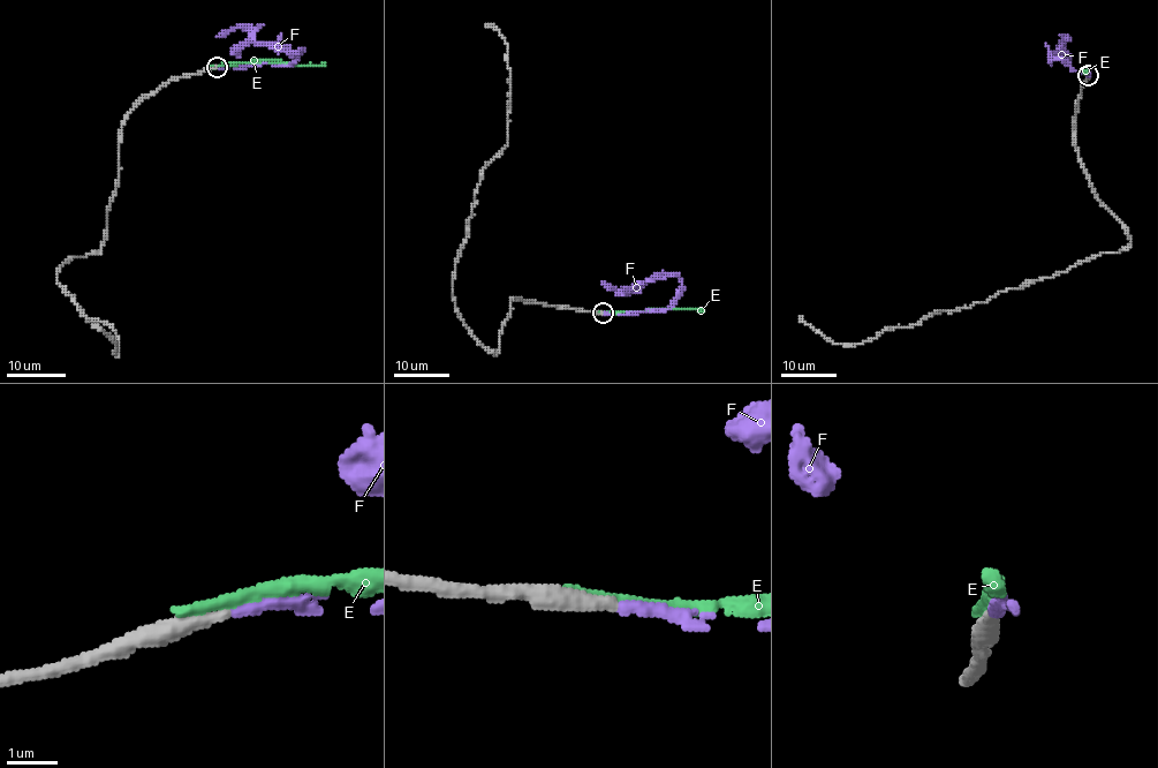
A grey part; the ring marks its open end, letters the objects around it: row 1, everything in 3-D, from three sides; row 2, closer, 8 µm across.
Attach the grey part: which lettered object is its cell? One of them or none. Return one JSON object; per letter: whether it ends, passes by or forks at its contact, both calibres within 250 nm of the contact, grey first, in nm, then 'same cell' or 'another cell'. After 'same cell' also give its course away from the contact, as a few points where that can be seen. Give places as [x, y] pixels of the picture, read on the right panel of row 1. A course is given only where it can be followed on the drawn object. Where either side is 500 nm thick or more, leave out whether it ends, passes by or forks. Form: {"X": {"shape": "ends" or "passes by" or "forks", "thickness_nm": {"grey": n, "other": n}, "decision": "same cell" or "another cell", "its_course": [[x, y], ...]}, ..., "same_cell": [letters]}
{"E": {"shape": "ends", "thickness_nm": {"grey": 440, "other": 280}, "decision": "another cell"}, "F": {"shape": "ends", "thickness_nm": {"grey": 320, "other": 260}, "decision": "same cell", "its_course": [[1087, 75], [1087, 72], [1075, 72], [1056, 58], [1050, 60], [1067, 38], [1056, 45]]}, "same_cell": ["F"]}

